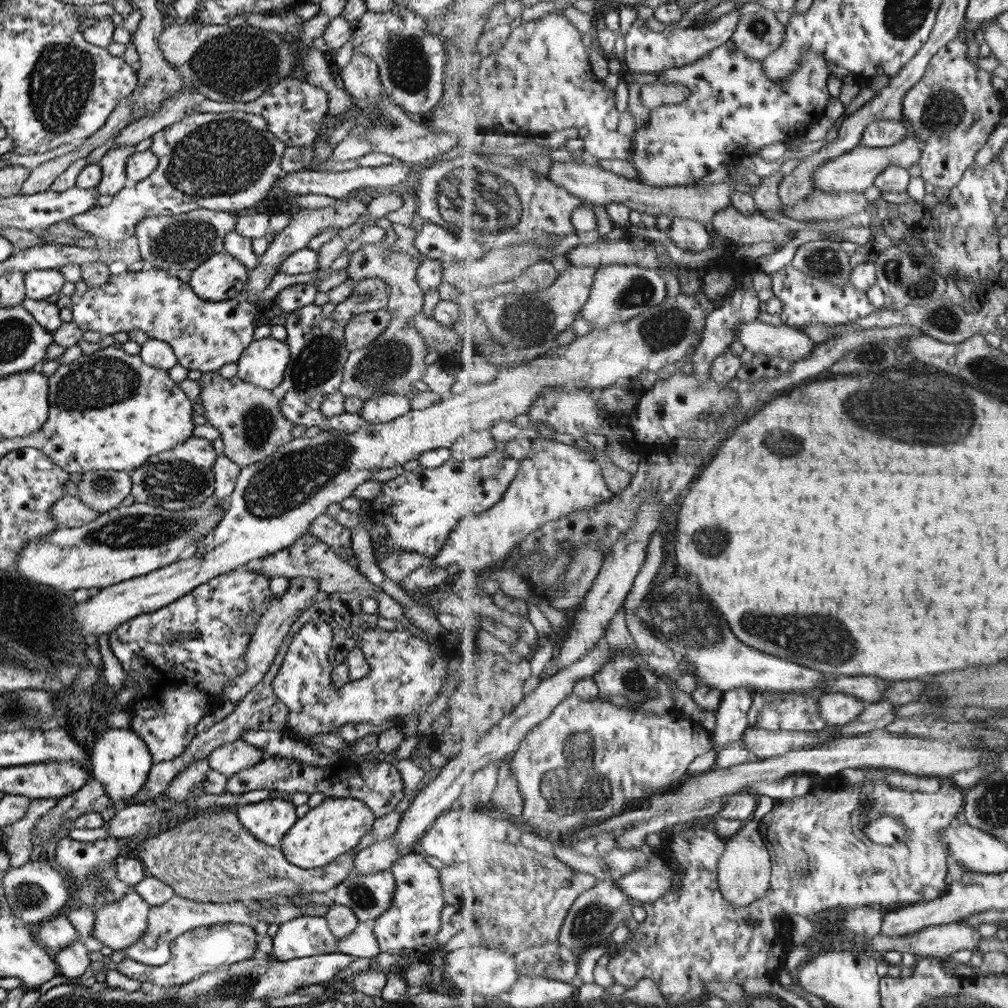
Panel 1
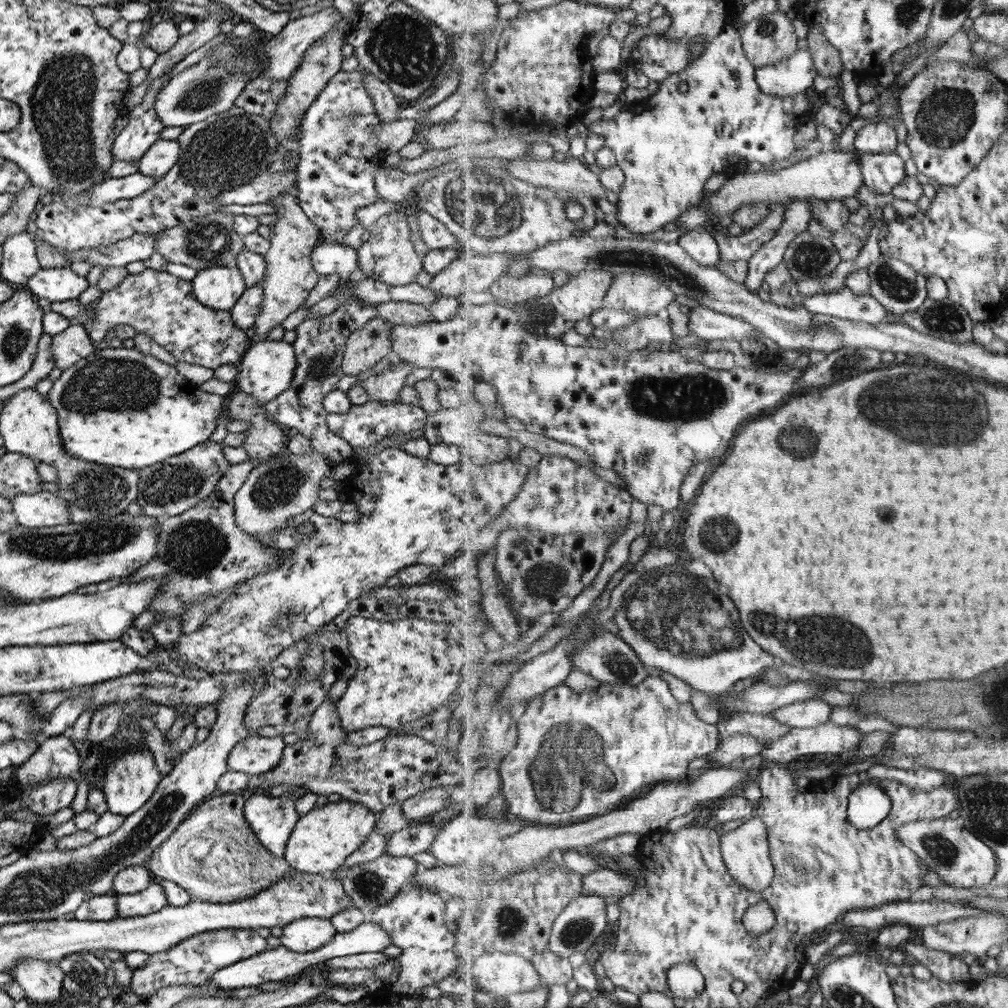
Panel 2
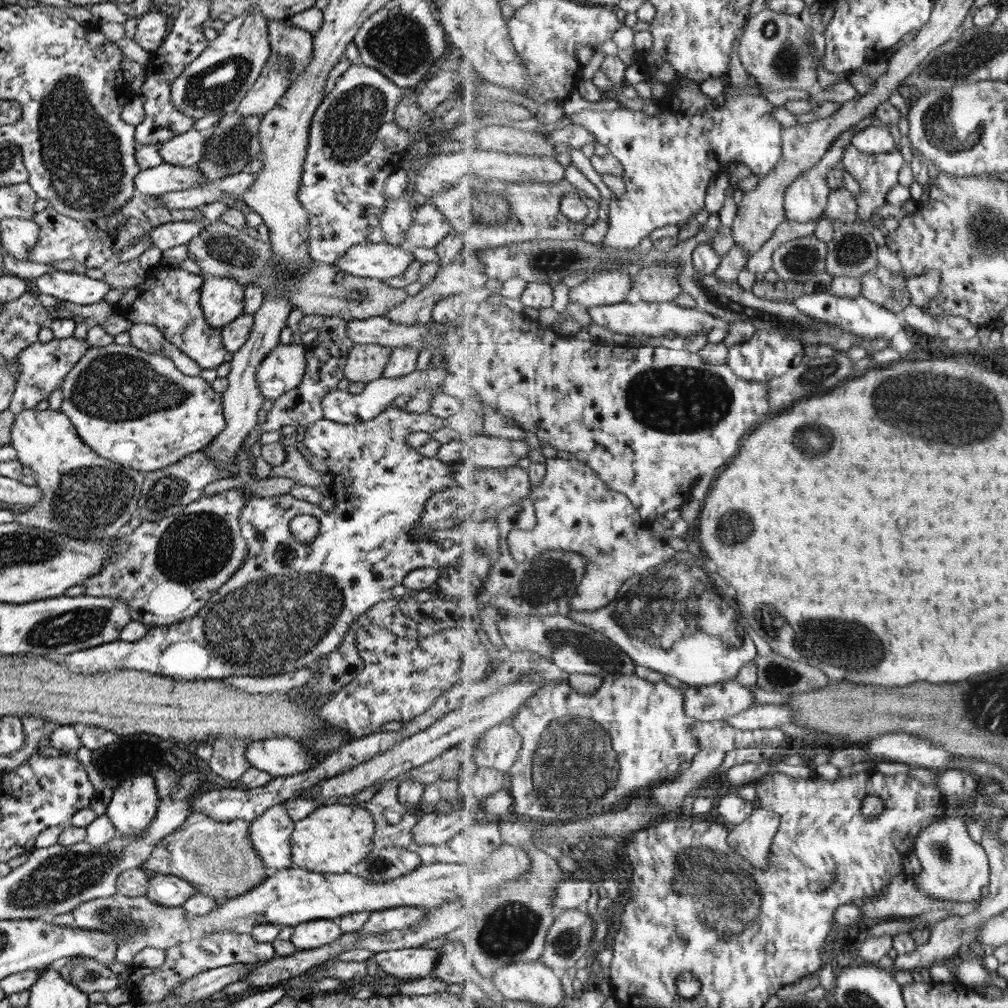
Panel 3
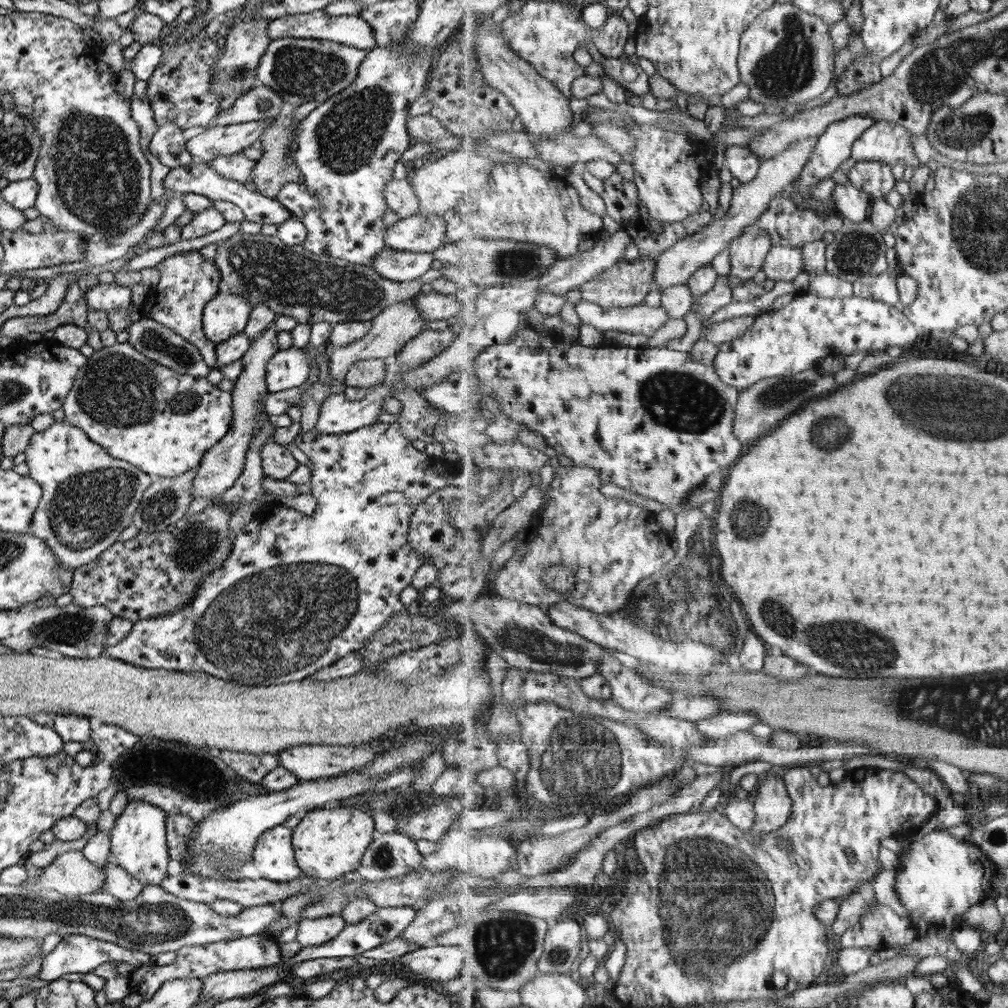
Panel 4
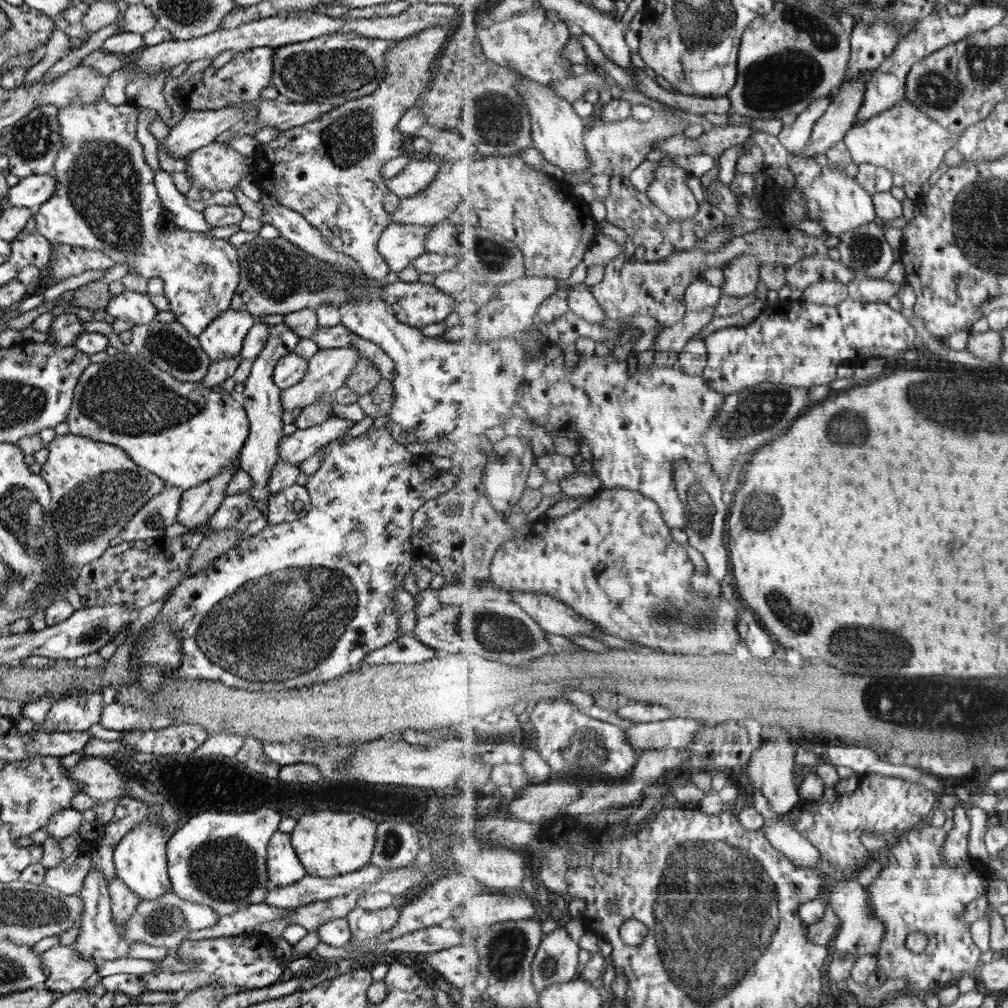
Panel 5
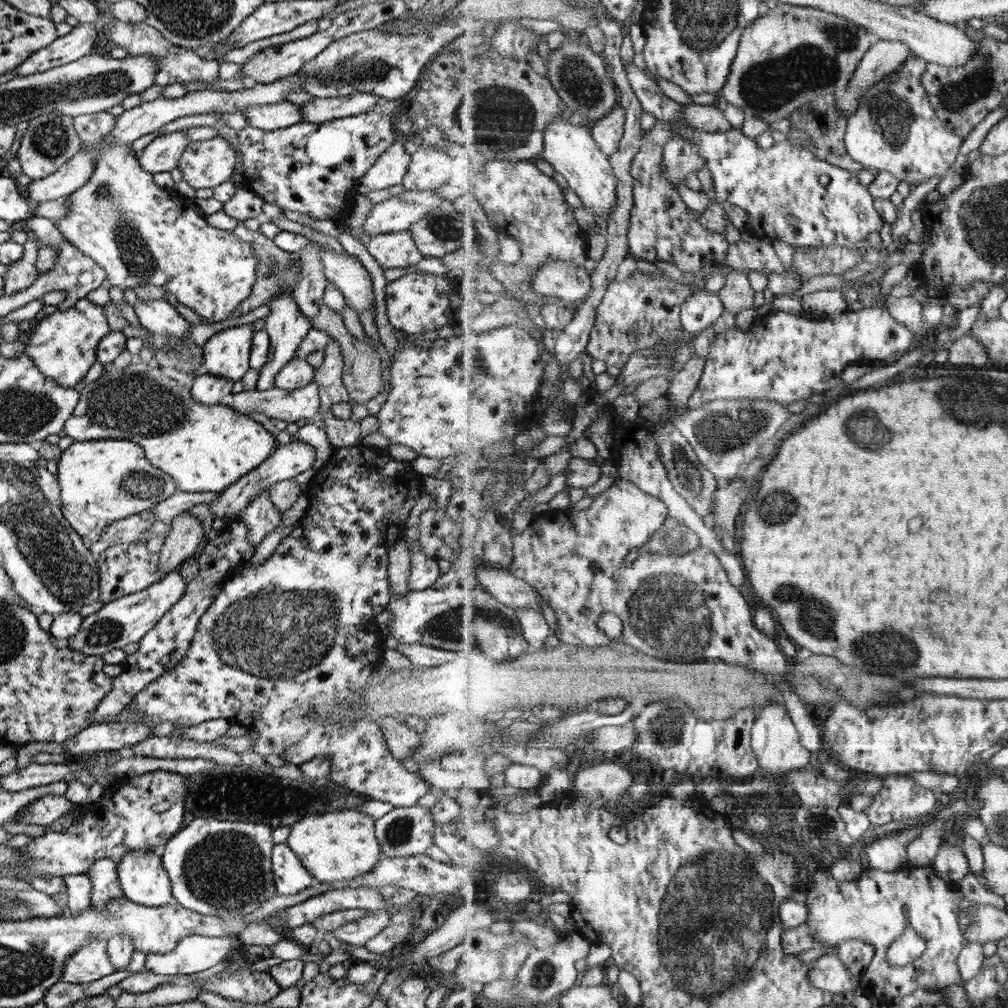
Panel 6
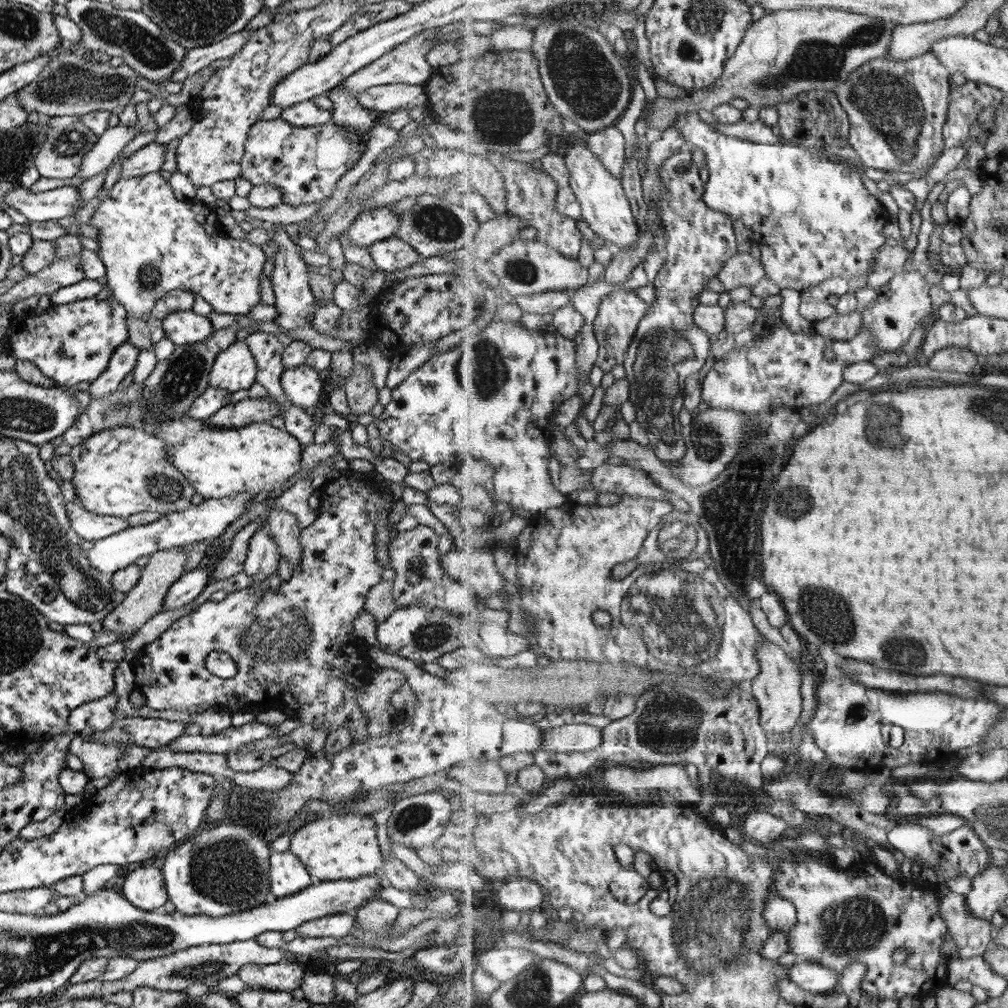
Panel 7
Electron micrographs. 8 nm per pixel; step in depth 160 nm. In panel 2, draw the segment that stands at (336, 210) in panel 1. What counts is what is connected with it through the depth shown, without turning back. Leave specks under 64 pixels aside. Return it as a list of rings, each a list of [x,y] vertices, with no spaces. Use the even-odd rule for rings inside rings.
[[[262,280],[254,282],[254,285],[247,287],[230,308],[229,315],[237,328],[245,330],[251,329],[254,324],[256,314],[260,311],[263,298]]]

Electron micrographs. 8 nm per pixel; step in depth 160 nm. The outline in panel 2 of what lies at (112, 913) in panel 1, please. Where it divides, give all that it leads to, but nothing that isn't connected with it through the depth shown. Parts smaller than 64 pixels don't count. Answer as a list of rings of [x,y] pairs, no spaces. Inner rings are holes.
[[[156,879],[137,894],[115,893],[116,916],[121,918],[145,916],[167,905],[164,897],[163,889],[156,884]]]

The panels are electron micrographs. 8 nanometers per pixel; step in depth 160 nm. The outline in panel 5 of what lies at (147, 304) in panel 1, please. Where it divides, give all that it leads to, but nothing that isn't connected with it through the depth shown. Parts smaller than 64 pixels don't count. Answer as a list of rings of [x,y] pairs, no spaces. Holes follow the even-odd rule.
[[[99,97],[92,103],[84,105],[65,105],[57,109],[57,123],[61,125],[61,148],[57,152],[57,158],[53,162],[52,176],[57,181],[55,192],[51,198],[45,200],[41,206],[35,209],[35,228],[36,231],[44,236],[48,241],[53,244],[68,244],[71,246],[80,246],[83,249],[95,249],[101,254],[107,256],[109,260],[115,265],[125,263],[129,273],[135,276],[142,277],[144,280],[151,278],[159,278],[163,281],[163,296],[171,303],[169,312],[173,314],[174,319],[185,327],[185,330],[191,335],[198,335],[215,316],[225,312],[230,308],[230,300],[235,292],[237,283],[239,282],[239,257],[237,257],[236,248],[229,245],[225,239],[207,239],[199,232],[189,232],[188,230],[181,230],[180,228],[173,227],[172,230],[162,230],[159,221],[163,221],[161,212],[163,205],[157,195],[153,185],[154,173],[150,170],[149,166],[145,163],[143,152],[137,138],[135,137],[137,120],[135,116],[136,109],[132,104],[123,104],[113,106],[108,104],[103,97]]]

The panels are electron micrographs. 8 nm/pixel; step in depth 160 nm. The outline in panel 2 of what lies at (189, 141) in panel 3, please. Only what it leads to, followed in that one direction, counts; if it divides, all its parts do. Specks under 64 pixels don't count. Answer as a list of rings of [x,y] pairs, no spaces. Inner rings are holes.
[[[159,139],[153,142],[147,152],[137,161],[137,165],[139,165],[137,173],[159,178],[175,165],[177,156],[179,156],[179,143],[175,139]]]

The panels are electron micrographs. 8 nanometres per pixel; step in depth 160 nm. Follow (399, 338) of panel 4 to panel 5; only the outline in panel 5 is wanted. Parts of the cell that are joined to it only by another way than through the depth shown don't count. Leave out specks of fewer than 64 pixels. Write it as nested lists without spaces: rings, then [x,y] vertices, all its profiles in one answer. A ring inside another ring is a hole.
[[[345,345],[334,349],[318,349],[318,351],[307,360],[308,367],[301,382],[280,391],[282,411],[292,411],[294,408],[299,408],[301,410],[305,408],[305,406],[311,406],[314,398],[320,394],[328,394],[331,396],[334,390],[337,390],[344,384],[347,375],[356,365],[360,357],[358,350],[351,345]]]

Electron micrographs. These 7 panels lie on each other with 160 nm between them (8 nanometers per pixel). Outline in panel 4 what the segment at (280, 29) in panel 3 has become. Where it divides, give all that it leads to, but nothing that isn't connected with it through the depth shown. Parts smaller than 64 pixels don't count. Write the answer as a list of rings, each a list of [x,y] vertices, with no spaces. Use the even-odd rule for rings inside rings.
[[[276,38],[270,41],[256,66],[257,84],[272,88],[293,107],[304,102],[315,102],[317,105],[353,82],[359,63],[367,52],[330,40]]]

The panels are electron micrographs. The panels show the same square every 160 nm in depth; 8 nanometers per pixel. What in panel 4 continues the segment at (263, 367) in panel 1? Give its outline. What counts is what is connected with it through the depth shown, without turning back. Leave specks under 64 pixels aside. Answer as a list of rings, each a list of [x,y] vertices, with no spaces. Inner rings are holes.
[[[293,346],[278,350],[265,365],[264,381],[266,390],[281,392],[301,386],[309,374],[306,353]]]

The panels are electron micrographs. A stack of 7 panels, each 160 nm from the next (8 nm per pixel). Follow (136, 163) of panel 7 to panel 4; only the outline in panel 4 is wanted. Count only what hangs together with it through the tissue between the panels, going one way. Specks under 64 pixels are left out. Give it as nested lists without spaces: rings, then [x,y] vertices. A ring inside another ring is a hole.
[[[255,84],[241,97],[235,99],[227,110],[219,112],[219,114],[205,126],[205,130],[207,130],[207,128],[215,128],[215,126],[230,126],[247,123],[253,120],[271,120],[279,113],[283,102],[284,100],[276,92],[273,92],[272,88],[261,84]]]

